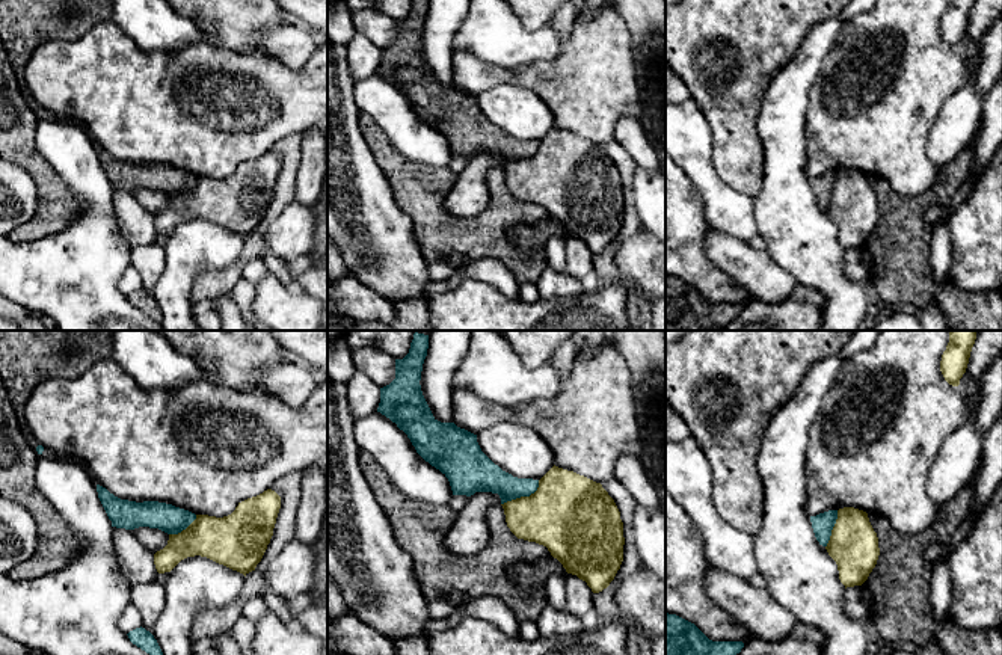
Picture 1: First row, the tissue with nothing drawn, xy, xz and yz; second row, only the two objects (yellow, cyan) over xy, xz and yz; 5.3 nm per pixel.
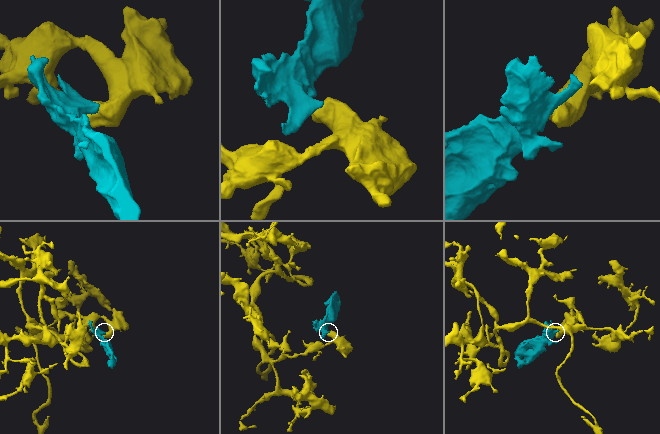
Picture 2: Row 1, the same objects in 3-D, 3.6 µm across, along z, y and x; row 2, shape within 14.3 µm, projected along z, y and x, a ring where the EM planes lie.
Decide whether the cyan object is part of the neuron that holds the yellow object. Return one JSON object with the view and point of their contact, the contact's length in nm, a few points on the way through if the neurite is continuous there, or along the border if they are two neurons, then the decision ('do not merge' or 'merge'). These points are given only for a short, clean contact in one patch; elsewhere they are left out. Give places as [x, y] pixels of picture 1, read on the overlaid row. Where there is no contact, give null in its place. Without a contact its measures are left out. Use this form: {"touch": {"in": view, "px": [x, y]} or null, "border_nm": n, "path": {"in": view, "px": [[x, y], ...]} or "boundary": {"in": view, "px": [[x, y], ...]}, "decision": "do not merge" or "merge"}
{"touch": {"in": "xz", "px": [522, 497]}, "border_nm": 240, "boundary": {"in": "xz", "px": [[539, 480], [539, 486], [528, 495], [516, 497], [501, 504]]}, "decision": "do not merge"}

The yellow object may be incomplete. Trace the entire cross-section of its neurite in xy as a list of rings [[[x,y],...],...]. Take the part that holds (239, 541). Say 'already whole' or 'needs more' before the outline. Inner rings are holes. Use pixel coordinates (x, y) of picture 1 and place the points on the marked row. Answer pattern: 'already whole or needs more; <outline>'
already whole; [[[267,489],[238,503],[228,516],[196,515],[186,530],[169,534],[168,545],[154,554],[157,572],[171,572],[181,560],[201,555],[246,577],[270,543],[279,509],[281,497]]]

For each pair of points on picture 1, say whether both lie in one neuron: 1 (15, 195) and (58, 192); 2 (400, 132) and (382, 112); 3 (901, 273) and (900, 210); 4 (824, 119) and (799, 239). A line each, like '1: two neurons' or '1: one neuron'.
1: two neurons
2: one neuron
3: one neuron
4: two neurons

